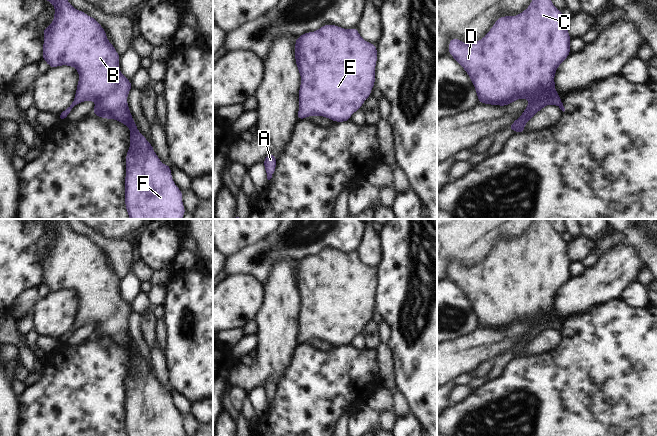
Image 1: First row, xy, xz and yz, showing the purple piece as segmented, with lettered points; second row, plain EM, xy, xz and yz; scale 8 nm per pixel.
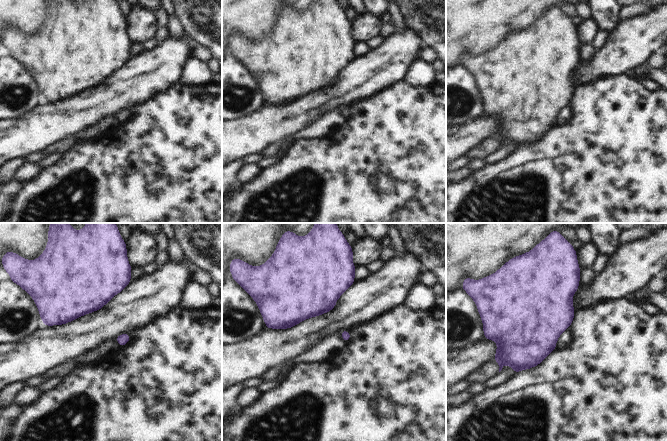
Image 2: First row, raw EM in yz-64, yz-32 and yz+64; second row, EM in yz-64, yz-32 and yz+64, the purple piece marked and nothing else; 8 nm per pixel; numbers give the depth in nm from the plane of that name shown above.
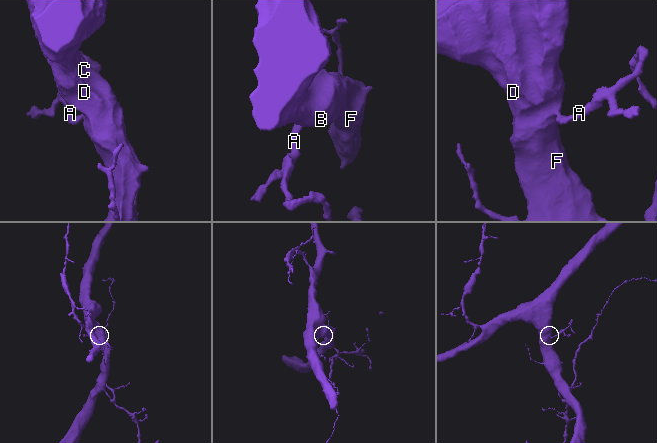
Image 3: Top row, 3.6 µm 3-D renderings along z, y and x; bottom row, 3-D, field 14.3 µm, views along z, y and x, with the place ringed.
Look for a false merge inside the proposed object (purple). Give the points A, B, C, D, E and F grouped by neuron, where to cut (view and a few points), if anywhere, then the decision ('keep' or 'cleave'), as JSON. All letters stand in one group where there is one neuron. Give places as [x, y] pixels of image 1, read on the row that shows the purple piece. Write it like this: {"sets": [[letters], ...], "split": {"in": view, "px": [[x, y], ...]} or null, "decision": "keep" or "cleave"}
{"sets": [["A", "B", "C", "D", "E", "F"]], "split": null, "decision": "keep"}

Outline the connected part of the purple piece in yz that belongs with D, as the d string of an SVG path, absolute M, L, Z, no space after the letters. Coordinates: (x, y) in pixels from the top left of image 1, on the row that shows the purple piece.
M532 0L528 8L515 16L501 16L489 32L479 41L472 44L464 43L457 38L449 41L448 53L463 67L470 77L476 90L478 103L488 105L507 106L519 98L528 99L529 104L508 128L525 133L526 123L546 105L557 105L563 112L565 108L559 93L555 90L555 74L560 64L570 55L570 35L568 33L568 20L562 11L558 10L551 0Z

